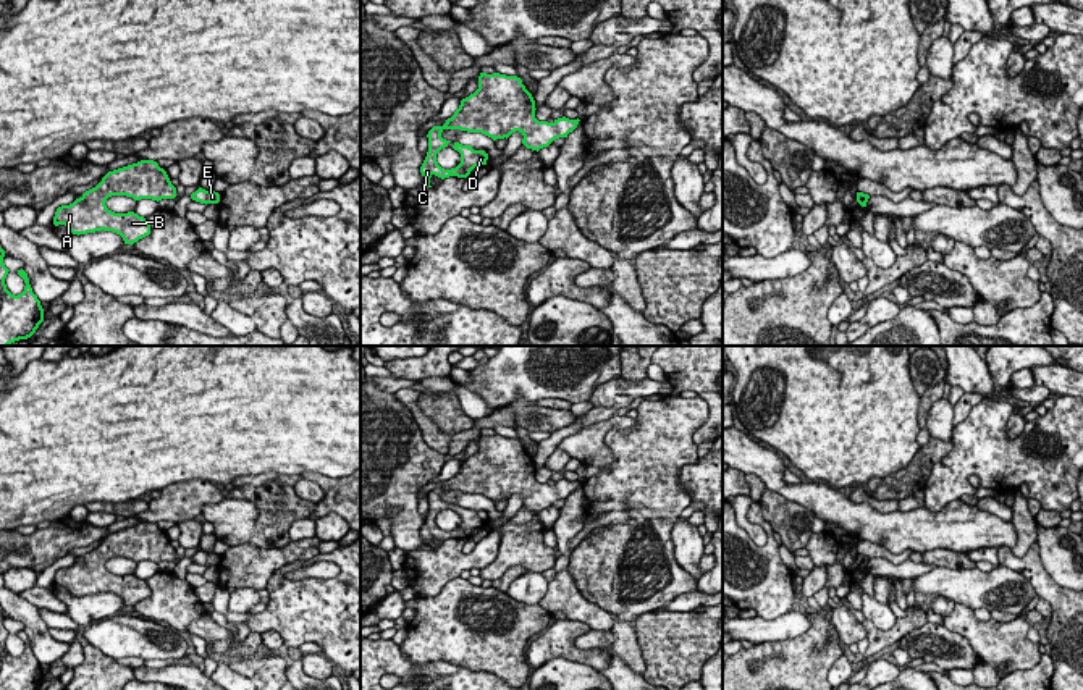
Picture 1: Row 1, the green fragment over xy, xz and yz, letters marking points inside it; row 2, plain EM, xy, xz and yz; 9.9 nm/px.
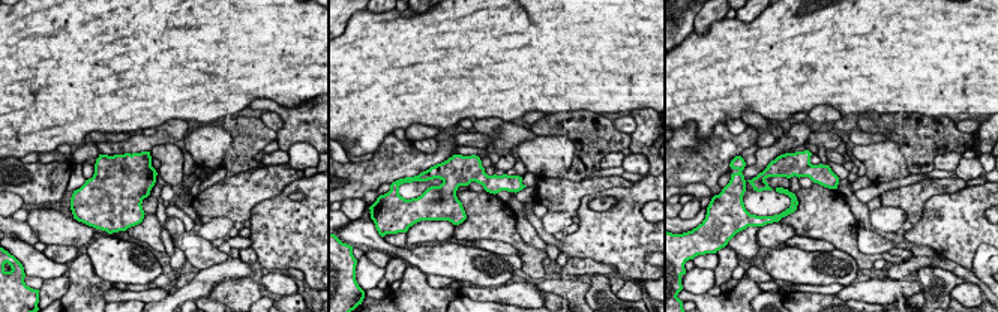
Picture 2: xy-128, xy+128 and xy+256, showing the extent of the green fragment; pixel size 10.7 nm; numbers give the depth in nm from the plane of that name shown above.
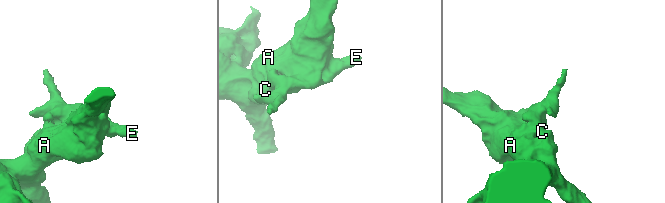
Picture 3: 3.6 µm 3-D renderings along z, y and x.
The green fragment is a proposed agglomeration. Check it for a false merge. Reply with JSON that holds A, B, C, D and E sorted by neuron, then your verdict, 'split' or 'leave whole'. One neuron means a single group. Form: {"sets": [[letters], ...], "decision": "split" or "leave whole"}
{"sets": [["A", "B", "C", "D", "E"]], "decision": "leave whole"}

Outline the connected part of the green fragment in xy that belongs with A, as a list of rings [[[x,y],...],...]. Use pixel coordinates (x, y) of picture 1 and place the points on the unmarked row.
[[[154,522],[108,533],[102,543],[86,553],[70,567],[57,570],[53,587],[65,587],[73,596],[87,596],[95,593],[113,593],[120,596],[124,606],[134,606],[150,596],[150,587],[144,579],[134,574],[115,575],[105,564],[112,557],[126,557],[141,561],[175,561],[176,549],[171,546],[166,533]]]

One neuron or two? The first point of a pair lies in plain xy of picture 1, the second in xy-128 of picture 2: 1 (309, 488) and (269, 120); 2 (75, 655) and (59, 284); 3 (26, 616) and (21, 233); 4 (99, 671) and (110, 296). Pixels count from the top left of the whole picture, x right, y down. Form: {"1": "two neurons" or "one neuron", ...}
{"1": "one neuron", "2": "one neuron", "3": "two neurons", "4": "two neurons"}

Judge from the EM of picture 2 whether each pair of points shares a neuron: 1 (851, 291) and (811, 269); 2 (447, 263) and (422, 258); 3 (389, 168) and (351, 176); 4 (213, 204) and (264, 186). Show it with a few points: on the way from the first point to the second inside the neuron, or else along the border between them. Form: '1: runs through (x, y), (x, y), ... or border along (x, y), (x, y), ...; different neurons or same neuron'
1: border along (854, 279), (844, 287); different neurons
2: runs through (441, 258), (428, 258); same neuron
3: runs through (380, 168), (368, 176), (360, 176); same neuron
4: runs through (225, 198), (233, 198), (252, 186); same neuron

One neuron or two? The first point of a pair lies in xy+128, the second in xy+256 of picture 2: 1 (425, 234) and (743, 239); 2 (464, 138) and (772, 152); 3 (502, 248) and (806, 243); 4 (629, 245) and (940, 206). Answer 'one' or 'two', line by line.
1: two
2: two
3: one
4: one

